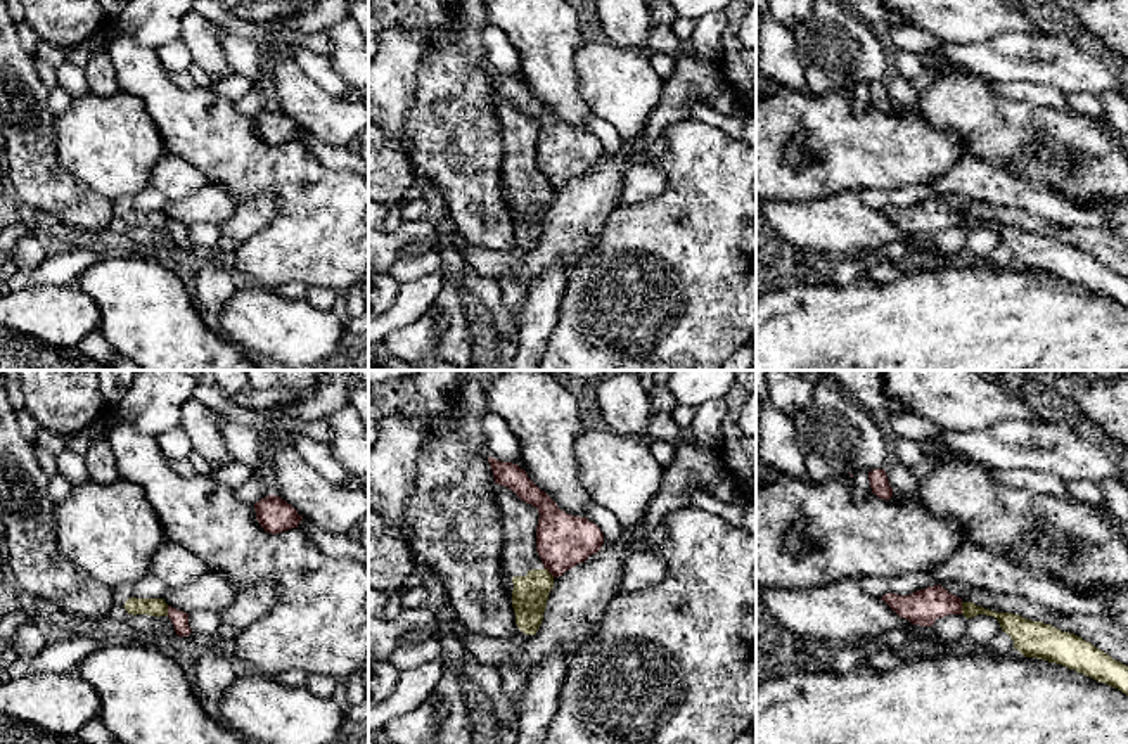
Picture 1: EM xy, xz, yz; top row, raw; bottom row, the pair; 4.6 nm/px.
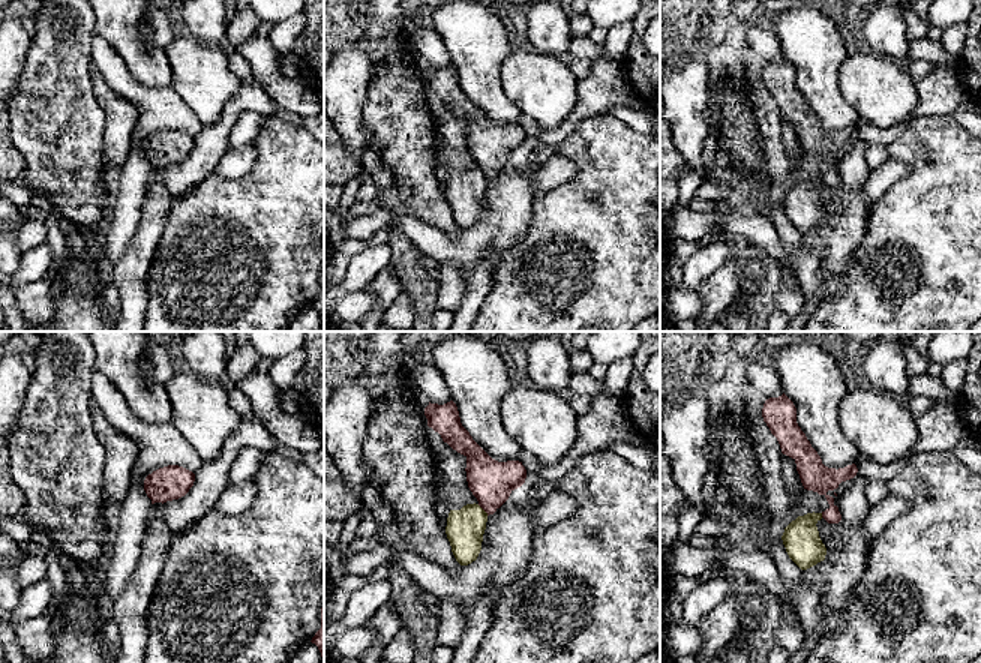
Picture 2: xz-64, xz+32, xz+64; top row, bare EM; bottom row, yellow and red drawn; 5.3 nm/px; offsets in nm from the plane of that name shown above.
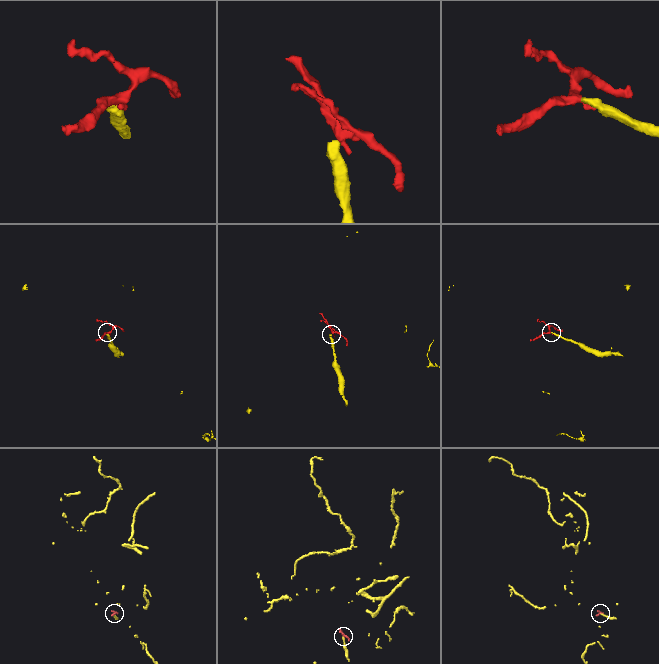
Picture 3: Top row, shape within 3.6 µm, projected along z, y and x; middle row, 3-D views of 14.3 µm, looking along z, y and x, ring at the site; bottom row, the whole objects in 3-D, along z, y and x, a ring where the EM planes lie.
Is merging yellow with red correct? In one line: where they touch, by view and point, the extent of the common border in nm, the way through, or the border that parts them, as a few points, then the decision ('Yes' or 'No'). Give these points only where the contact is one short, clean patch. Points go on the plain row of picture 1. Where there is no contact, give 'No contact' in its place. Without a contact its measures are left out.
Touches yellow at xz (547, 184). Shared border 70 nm. Boundary: xz (544, 180), (554, 189). No

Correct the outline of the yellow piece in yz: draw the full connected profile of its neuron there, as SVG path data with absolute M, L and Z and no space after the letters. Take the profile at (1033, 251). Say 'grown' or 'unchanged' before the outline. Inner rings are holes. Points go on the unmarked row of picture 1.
unchanged | M962 215L962 227L967 232L977 227L993 228L1002 244L1014 253L1014 261L1026 270L1062 277L1128 308L1128 279L1074 246L1019 227L995 225L974 215Z

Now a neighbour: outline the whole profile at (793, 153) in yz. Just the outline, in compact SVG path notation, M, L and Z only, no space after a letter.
M803 133L792 137L784 149L784 159L789 164L798 164L803 157L803 144L806 137Z

